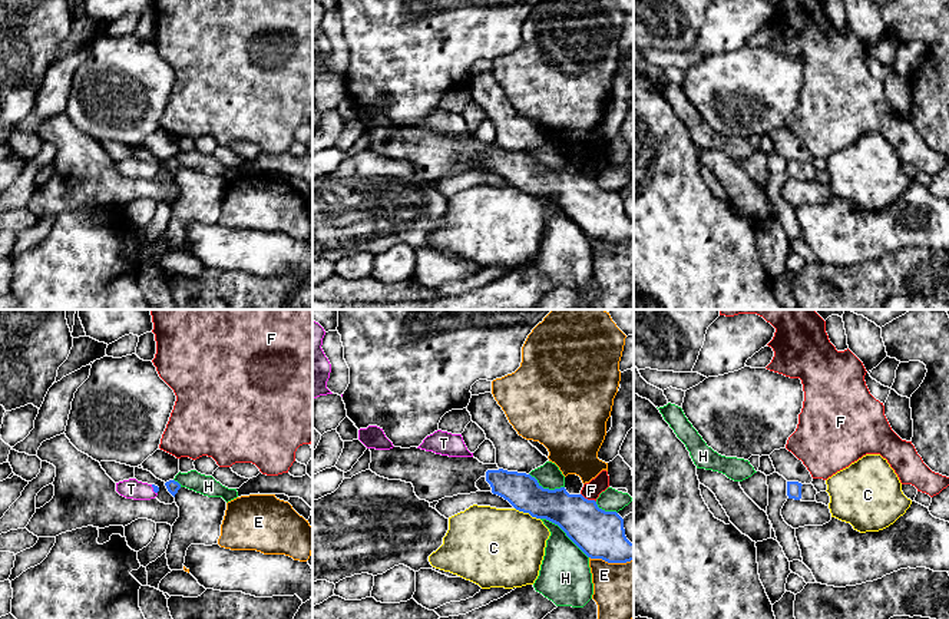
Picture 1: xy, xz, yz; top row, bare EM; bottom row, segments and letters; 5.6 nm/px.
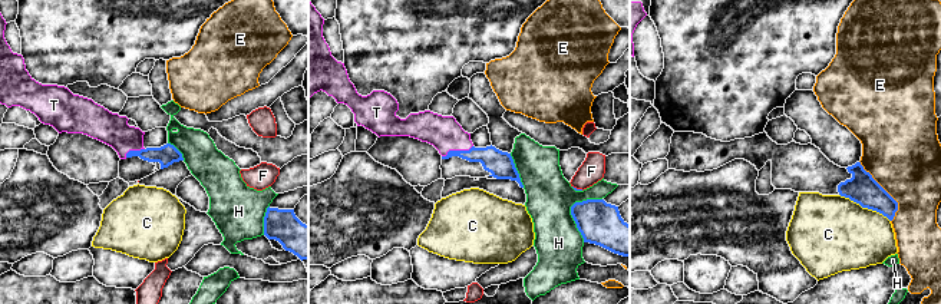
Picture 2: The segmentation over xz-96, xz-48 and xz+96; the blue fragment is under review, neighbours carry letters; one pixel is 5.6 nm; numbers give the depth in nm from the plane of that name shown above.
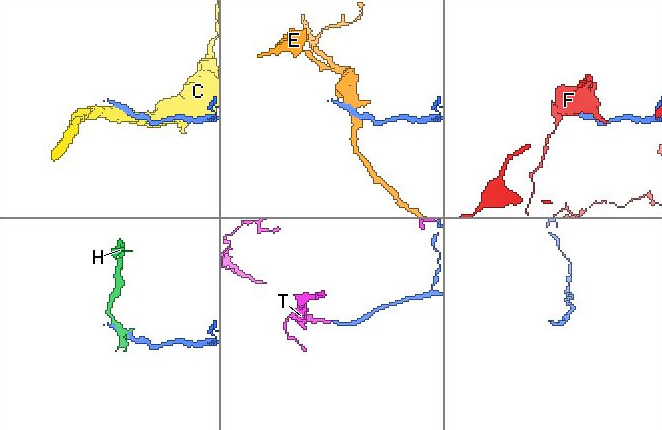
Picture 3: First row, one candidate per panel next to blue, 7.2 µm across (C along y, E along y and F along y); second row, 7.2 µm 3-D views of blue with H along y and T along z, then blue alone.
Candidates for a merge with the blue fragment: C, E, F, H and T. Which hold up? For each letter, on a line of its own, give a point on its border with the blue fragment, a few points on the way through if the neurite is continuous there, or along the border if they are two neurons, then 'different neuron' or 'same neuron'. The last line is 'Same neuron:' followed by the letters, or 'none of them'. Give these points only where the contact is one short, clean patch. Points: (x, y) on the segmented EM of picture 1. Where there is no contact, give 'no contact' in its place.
C: contact xz (528, 512); border xz (515, 507), (539, 519); different neuron
E: contact xz (611, 562); different neuron
F: contact xz (587, 499); different neuron
H: contact xz (565, 532); different neuron
T: contact xy (154, 489); way xy (155, 487), (154, 489), (131, 489); same neuron
Same neuron: T

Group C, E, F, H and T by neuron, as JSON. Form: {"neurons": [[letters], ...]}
{"neurons": [["C"], ["E"], ["F"], ["H"], ["T"]]}

